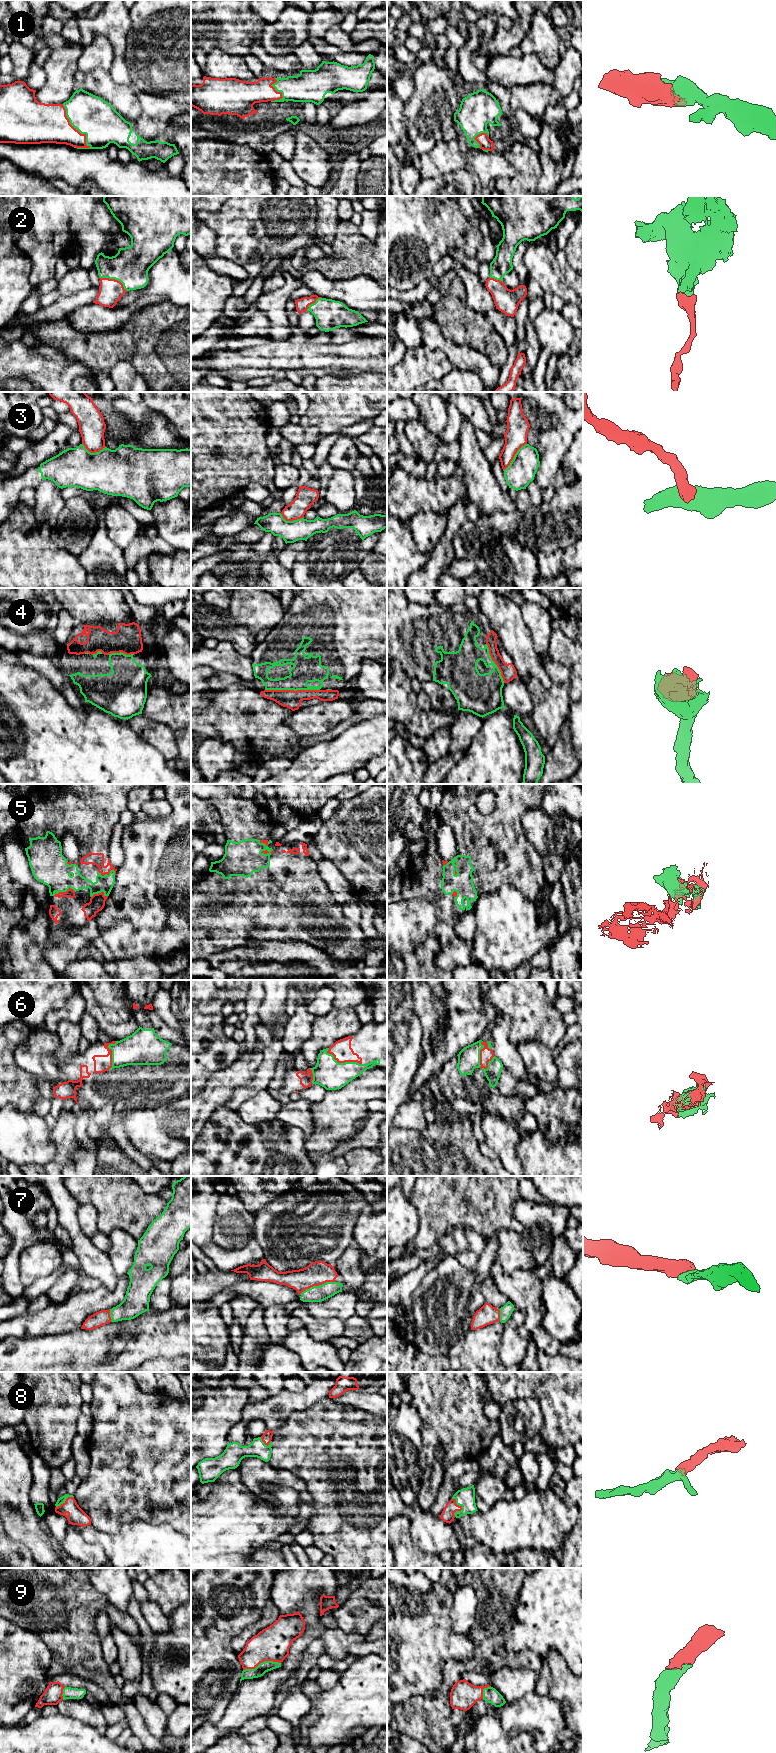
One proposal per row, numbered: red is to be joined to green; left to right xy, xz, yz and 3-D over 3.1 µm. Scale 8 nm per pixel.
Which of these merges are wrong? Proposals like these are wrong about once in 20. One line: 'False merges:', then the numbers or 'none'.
False merges: 3

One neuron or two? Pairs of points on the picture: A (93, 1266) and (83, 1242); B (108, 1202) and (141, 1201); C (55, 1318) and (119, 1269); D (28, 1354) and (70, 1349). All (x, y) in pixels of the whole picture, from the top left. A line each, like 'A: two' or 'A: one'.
A: one
B: one
C: two
D: one

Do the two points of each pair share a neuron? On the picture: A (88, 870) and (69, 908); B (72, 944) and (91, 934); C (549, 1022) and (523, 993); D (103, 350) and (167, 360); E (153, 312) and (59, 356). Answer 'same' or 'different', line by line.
A: same
B: different
C: same
D: same
E: different

